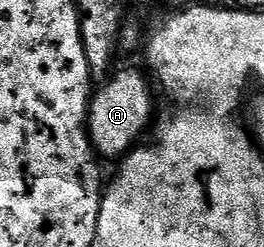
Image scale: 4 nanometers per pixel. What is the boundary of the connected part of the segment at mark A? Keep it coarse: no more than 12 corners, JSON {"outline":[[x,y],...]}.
{"outline":[[115,72],[90,98],[90,144],[121,159],[154,113],[145,72]]}

